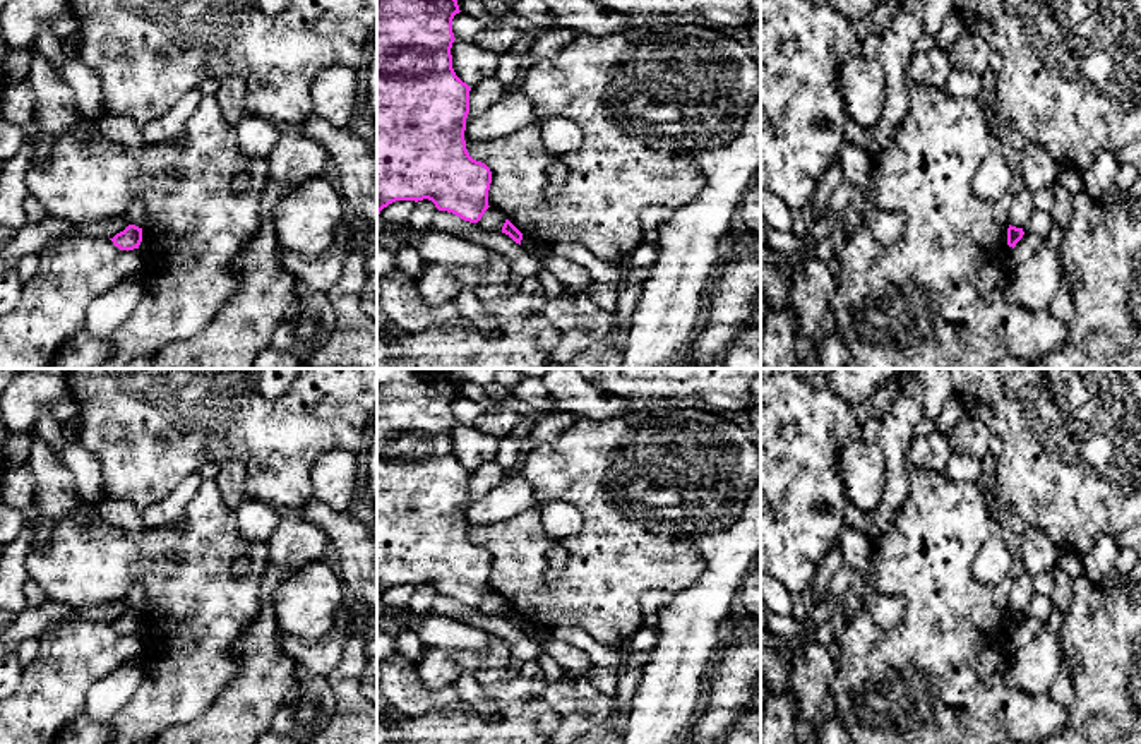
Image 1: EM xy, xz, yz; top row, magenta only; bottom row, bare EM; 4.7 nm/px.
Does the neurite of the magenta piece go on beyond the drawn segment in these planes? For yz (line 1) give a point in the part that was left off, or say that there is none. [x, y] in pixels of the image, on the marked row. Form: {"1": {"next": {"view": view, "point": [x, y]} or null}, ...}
{"1": {"next": null}}

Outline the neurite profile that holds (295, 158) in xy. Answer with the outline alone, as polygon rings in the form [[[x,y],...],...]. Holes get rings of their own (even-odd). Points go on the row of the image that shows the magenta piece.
[[[284,129],[267,156],[269,180],[307,183],[317,177],[332,177],[331,158],[326,147],[302,134]]]

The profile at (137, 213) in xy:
[[[135,201],[128,204],[125,216],[128,218],[130,225],[144,228],[149,219],[149,211],[146,204]]]

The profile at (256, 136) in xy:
[[[245,115],[235,130],[238,146],[247,156],[267,159],[284,129],[260,117]]]

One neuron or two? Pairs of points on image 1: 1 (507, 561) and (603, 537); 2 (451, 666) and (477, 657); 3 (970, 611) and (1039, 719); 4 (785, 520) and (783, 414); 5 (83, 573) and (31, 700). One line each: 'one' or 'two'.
1: one
2: one
3: one
4: one
5: two

